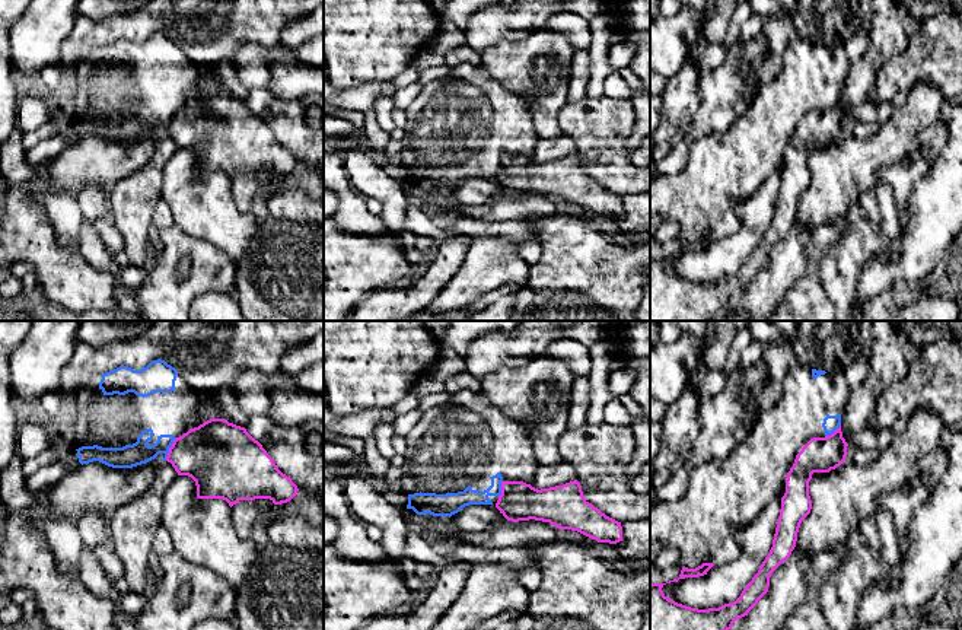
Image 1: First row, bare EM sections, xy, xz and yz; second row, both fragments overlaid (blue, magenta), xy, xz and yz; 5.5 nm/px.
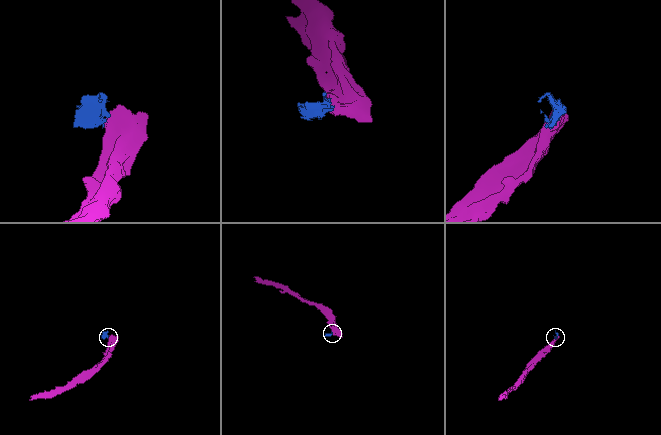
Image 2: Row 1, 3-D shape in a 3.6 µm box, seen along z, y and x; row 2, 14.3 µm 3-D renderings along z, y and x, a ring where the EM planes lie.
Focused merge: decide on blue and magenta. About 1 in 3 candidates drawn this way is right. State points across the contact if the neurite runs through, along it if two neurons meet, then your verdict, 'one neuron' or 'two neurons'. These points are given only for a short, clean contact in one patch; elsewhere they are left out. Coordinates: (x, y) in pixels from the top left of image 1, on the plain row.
border along xy (177, 111), (165, 133); two neurons

